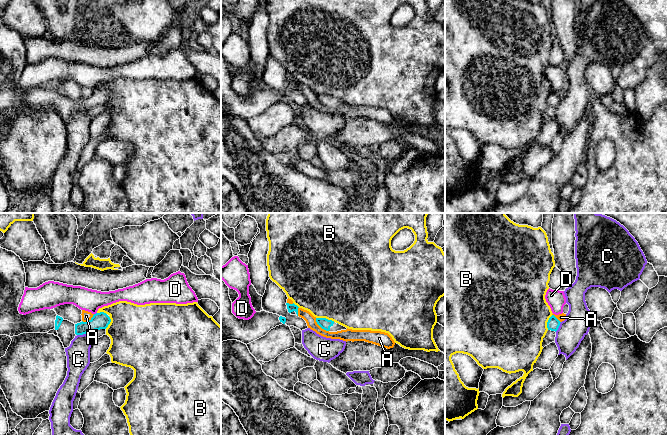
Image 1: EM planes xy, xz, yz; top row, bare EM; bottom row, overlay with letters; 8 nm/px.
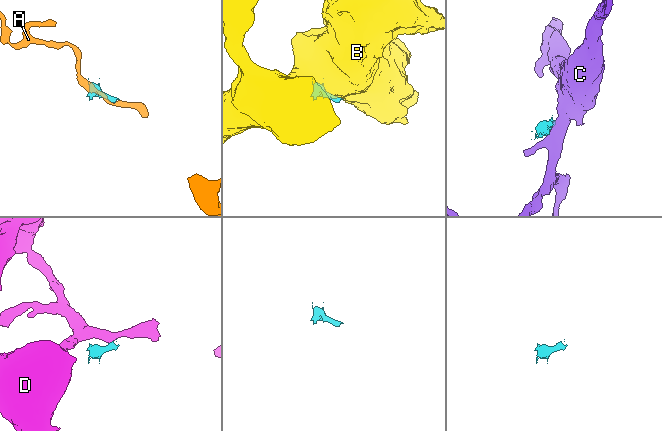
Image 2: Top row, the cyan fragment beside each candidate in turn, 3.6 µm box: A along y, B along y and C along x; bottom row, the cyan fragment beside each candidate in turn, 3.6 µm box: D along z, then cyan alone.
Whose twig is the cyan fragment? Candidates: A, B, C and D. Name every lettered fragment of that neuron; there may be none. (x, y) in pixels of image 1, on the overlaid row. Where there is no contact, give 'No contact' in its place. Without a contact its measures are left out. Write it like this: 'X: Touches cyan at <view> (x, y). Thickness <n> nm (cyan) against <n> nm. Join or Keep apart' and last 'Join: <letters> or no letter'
A: Touches cyan at xz (320, 326). Thickness 90 nm (cyan) against 100 nm. Keep apart
B: Touches cyan at xz (325, 318). Thickness 90 nm (cyan) against 500 nm. Keep apart
C: Touches cyan at xy (82, 334). Thickness 130 nm (cyan) against 190 nm. Keep apart
D: Touches cyan at xy (96, 313). Thickness 130 nm (cyan) against 180 nm. Keep apart
Join: no letter

